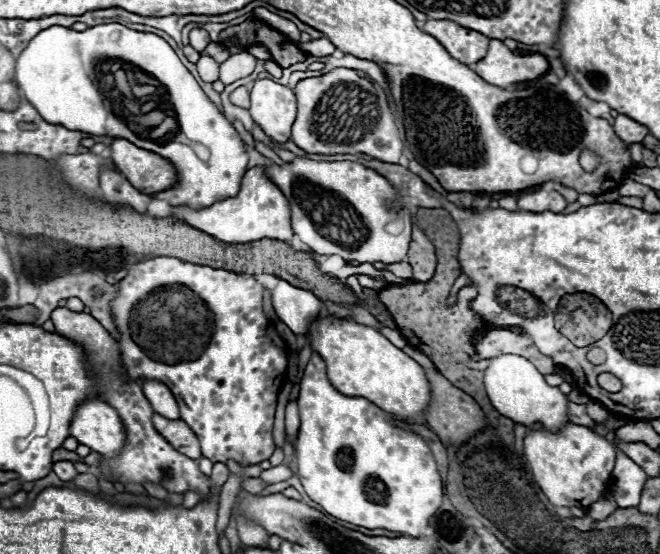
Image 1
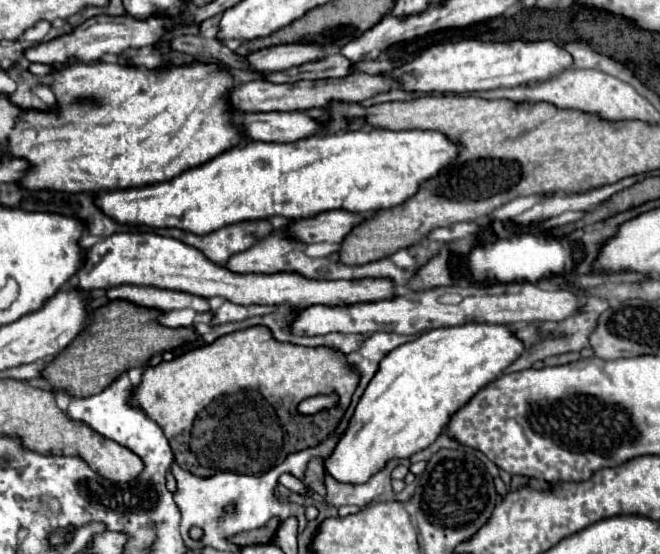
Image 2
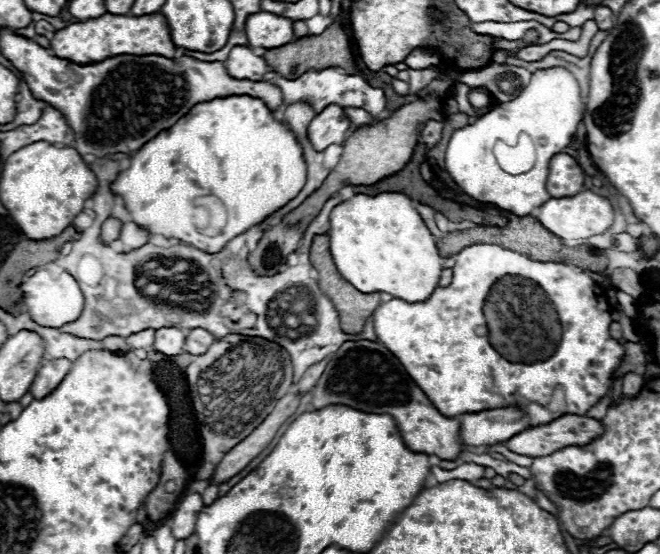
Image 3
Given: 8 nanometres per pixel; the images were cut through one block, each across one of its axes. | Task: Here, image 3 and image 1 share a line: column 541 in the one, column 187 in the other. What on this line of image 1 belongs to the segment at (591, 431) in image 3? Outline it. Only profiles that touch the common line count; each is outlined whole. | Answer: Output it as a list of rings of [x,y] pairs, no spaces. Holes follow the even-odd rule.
[[[160,414],[152,416],[152,424],[178,452],[186,454],[188,458],[200,458],[200,442],[196,434],[182,422],[182,420],[168,420]]]

